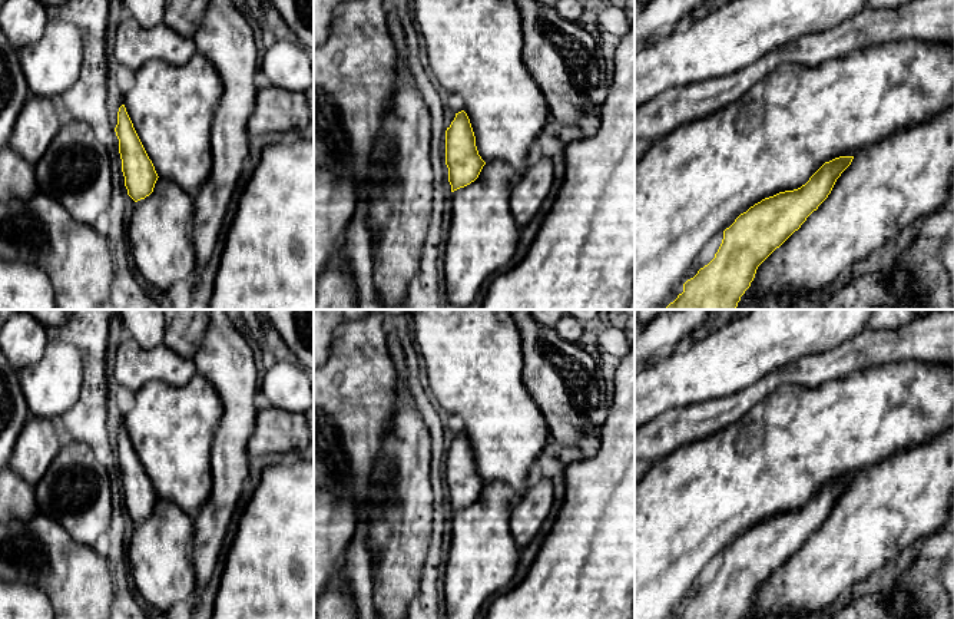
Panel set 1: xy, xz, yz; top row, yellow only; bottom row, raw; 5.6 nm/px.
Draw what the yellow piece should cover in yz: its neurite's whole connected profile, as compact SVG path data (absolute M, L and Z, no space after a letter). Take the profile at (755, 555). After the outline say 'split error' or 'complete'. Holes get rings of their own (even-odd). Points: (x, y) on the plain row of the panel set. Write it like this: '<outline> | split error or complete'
M954 427L864 469L855 477L825 483L801 509L779 513L751 527L723 552L715 579L683 605L678 619L741 619L748 609L753 618L795 619L796 615L825 610L855 582L881 569L915 540L938 532L953 507Z | split error

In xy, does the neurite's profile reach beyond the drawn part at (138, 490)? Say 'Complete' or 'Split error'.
Split error

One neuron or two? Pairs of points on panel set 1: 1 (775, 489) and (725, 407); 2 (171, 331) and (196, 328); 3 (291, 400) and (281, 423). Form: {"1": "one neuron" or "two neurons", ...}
{"1": "two neurons", "2": "one neuron", "3": "two neurons"}

